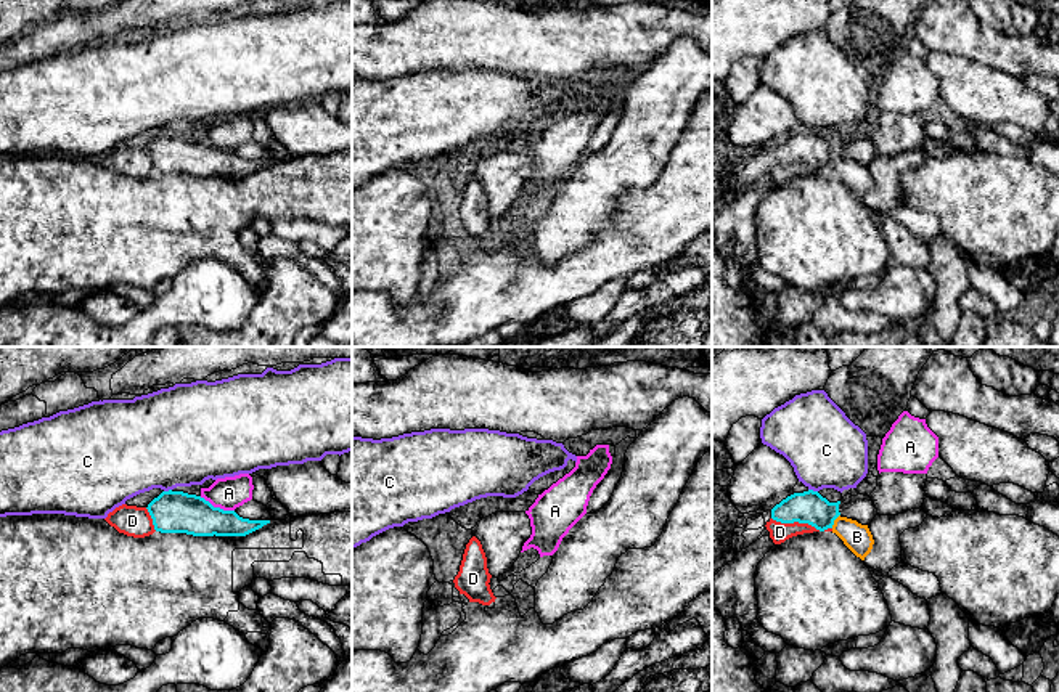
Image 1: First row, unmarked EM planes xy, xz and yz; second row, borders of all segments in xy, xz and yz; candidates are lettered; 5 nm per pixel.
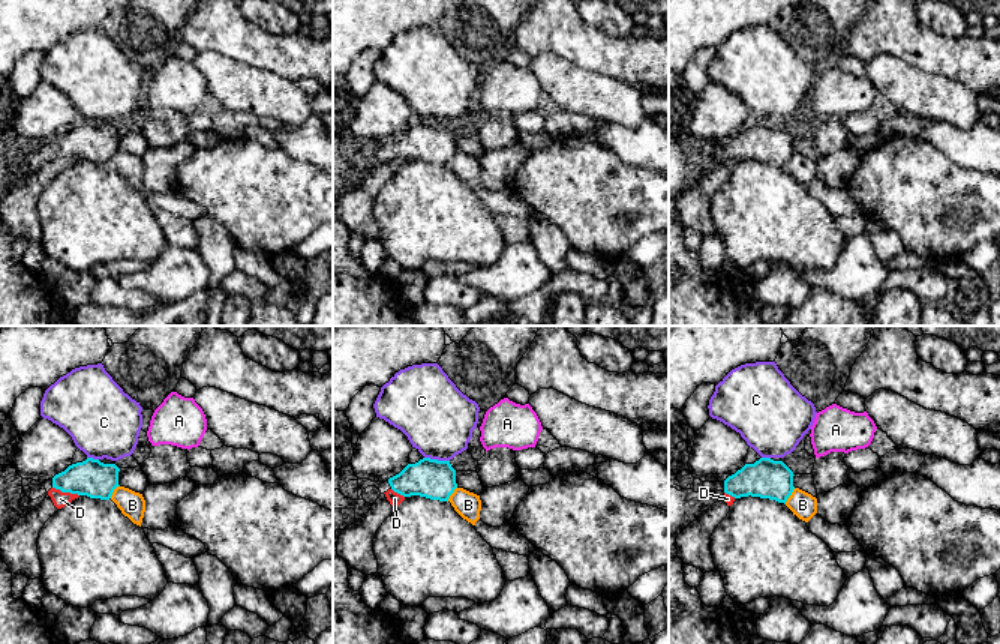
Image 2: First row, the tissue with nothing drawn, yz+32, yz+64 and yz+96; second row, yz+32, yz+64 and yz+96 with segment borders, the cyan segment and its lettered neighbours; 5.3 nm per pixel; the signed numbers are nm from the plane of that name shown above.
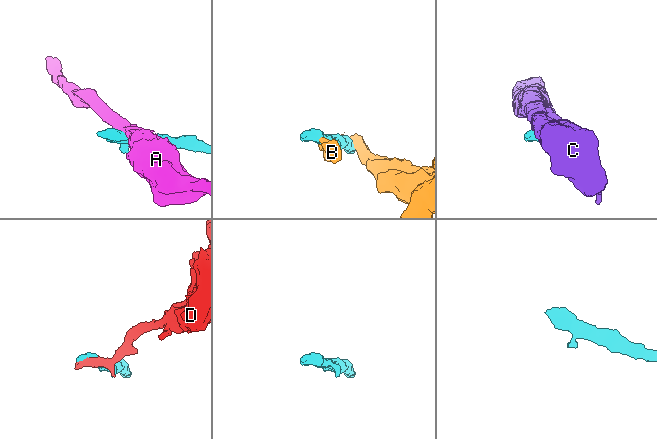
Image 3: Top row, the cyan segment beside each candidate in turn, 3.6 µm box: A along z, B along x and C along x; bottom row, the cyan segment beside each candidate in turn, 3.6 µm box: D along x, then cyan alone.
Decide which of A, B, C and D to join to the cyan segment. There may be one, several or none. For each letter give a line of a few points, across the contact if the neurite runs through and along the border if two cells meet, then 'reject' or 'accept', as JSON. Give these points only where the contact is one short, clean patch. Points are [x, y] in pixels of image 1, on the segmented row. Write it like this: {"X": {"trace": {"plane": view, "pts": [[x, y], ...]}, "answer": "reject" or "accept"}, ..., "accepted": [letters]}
{"A": {"trace": {"plane": "xy", "pts": [[200, 496], [214, 506], [233, 511]]}, "answer": "reject"}, "B": {"answer": "reject"}, "C": {"trace": {"plane": "yz", "pts": [[809, 488], [817, 492]]}, "answer": "reject"}, "D": {"trace": {"plane": "yz", "pts": [[772, 517], [781, 522], [807, 522], [820, 530]]}, "answer": "reject"}, "accepted": []}

